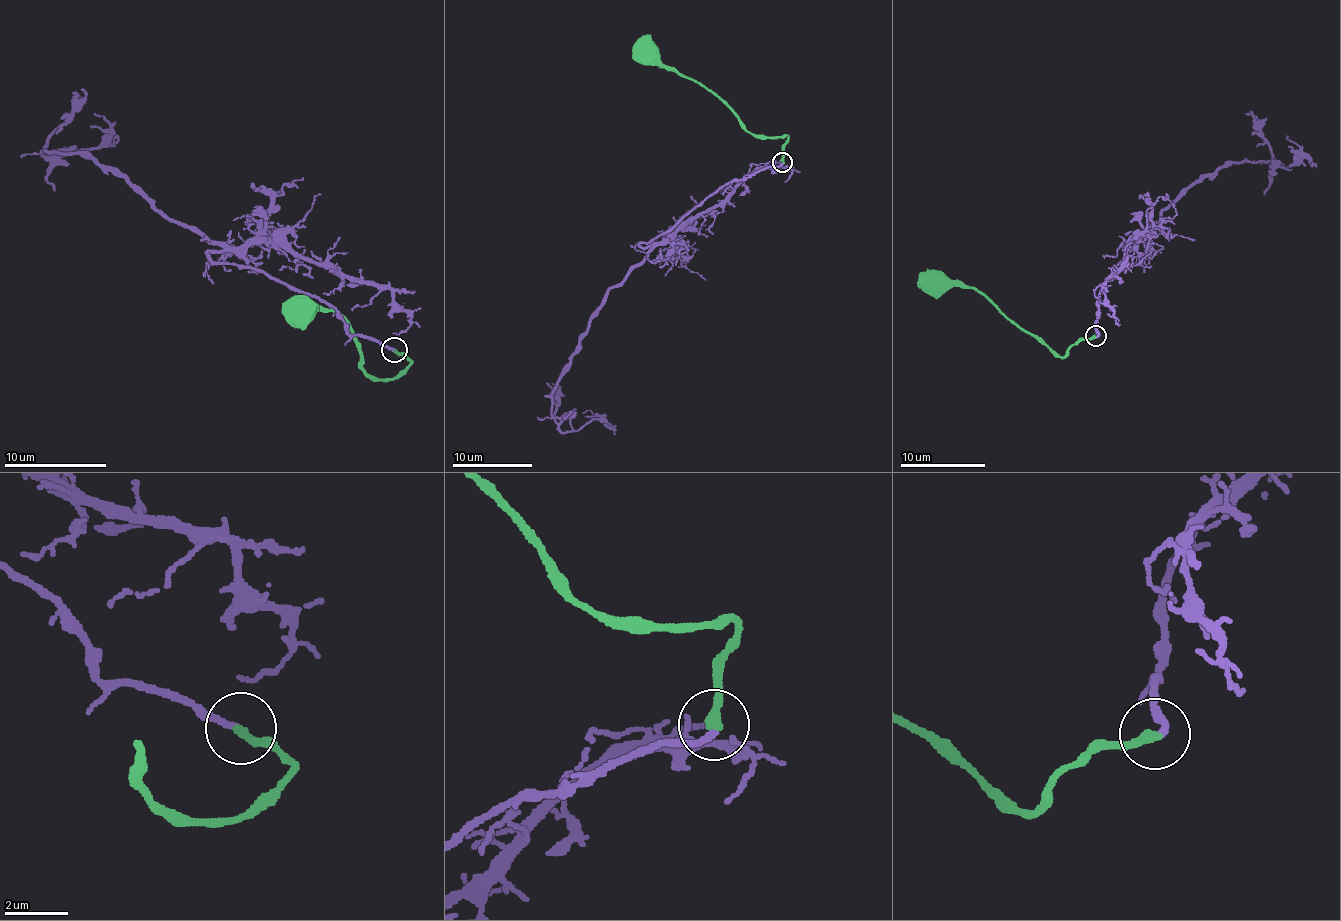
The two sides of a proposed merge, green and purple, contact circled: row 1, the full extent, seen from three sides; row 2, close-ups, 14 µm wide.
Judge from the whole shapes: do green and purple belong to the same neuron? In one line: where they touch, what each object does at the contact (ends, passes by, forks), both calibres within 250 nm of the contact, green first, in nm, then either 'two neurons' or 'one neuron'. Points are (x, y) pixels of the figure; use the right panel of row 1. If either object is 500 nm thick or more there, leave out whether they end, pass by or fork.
place (1096, 336); green ends; purple ends; calibres 280 and 200 nm; one neuron

